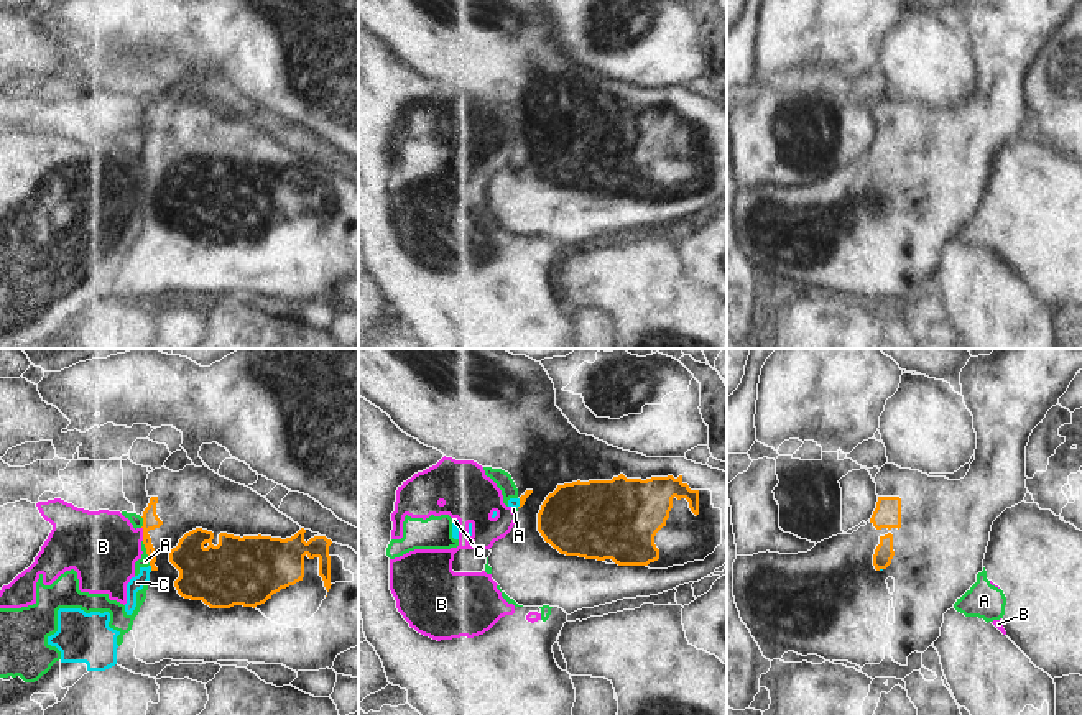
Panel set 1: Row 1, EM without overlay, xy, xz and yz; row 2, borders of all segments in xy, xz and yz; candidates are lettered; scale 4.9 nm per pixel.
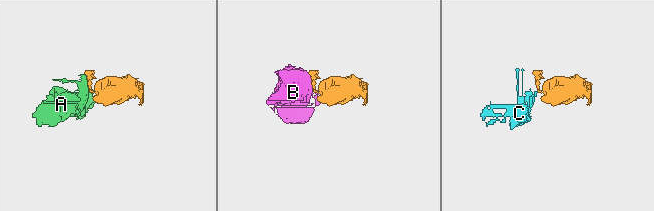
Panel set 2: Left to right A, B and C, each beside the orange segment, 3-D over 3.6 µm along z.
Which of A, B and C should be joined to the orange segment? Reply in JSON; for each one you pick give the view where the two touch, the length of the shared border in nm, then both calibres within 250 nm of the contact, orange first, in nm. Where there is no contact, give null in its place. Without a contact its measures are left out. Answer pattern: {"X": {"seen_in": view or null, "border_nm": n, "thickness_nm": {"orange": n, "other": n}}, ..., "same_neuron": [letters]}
{"same_neuron": []}

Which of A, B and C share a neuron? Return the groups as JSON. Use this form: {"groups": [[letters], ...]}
{"groups": [["A", "B", "C"]]}

